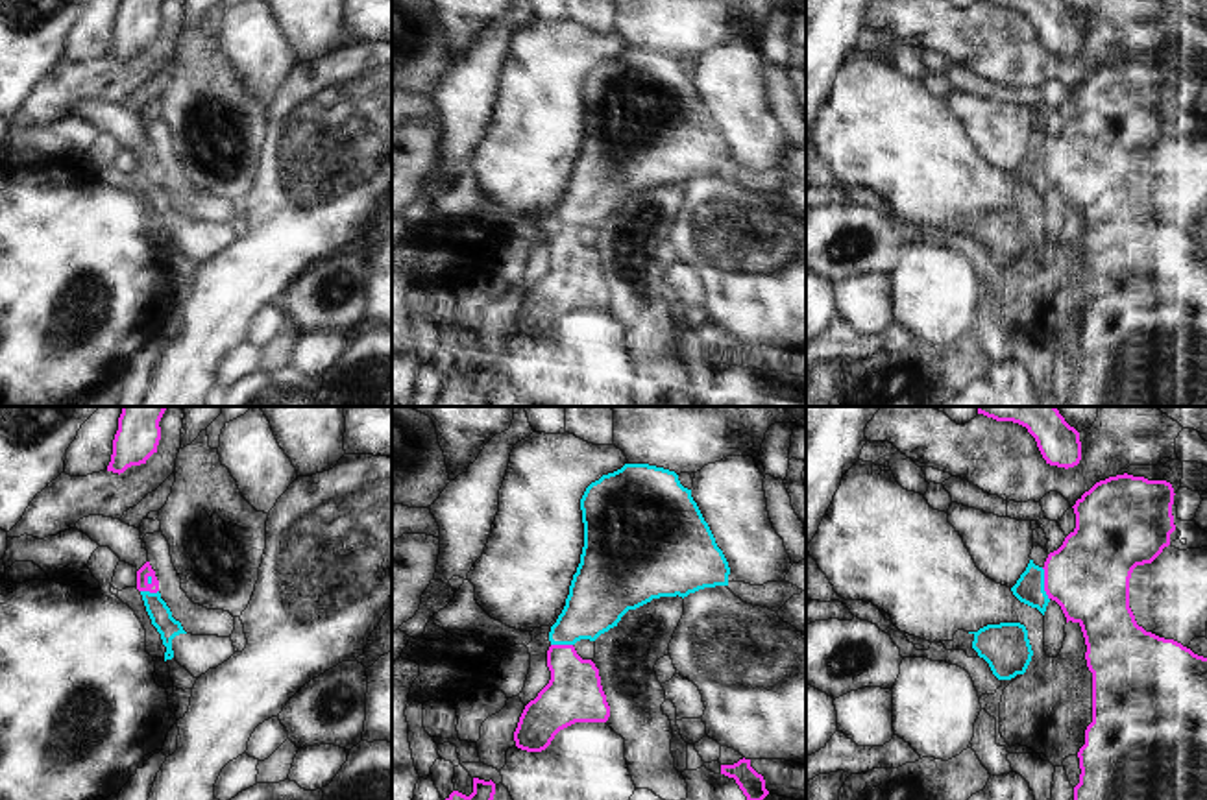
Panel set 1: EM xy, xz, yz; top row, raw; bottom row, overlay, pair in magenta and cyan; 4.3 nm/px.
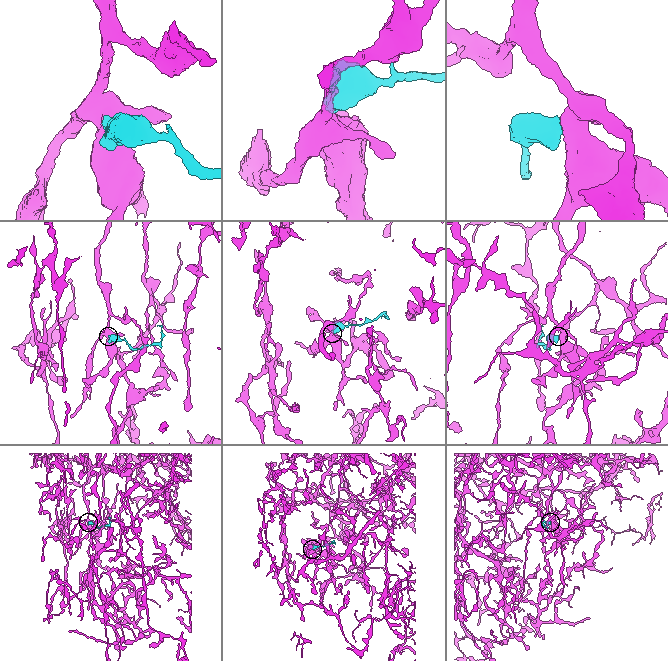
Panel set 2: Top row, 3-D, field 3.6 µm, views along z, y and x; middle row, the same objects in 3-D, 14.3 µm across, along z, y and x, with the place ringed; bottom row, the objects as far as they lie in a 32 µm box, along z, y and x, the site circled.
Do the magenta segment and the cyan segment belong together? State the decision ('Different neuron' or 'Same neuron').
Different neuron.

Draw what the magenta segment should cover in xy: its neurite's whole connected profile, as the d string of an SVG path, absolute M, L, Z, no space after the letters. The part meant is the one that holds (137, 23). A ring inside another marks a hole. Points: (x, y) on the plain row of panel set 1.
M120 0L107 57L124 59L157 39L163 0Z

